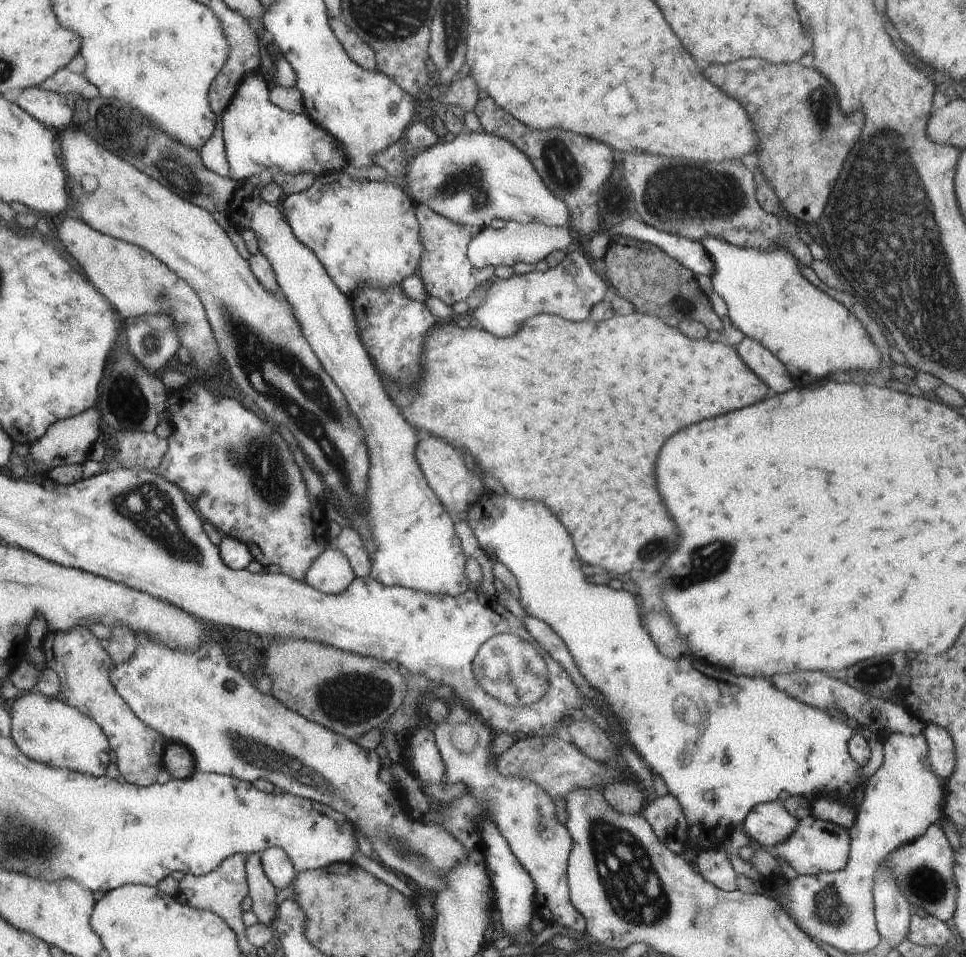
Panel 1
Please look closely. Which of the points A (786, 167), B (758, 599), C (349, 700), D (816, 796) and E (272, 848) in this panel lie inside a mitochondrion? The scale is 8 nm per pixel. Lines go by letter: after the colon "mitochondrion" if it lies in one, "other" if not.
A: other
B: other
C: mitochondrion
D: other
E: other

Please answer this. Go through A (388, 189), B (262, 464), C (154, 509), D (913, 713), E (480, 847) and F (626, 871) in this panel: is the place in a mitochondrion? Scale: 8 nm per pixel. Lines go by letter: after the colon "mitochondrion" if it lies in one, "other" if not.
A: other
B: mitochondrion
C: mitochondrion
D: other
E: other
F: mitochondrion

